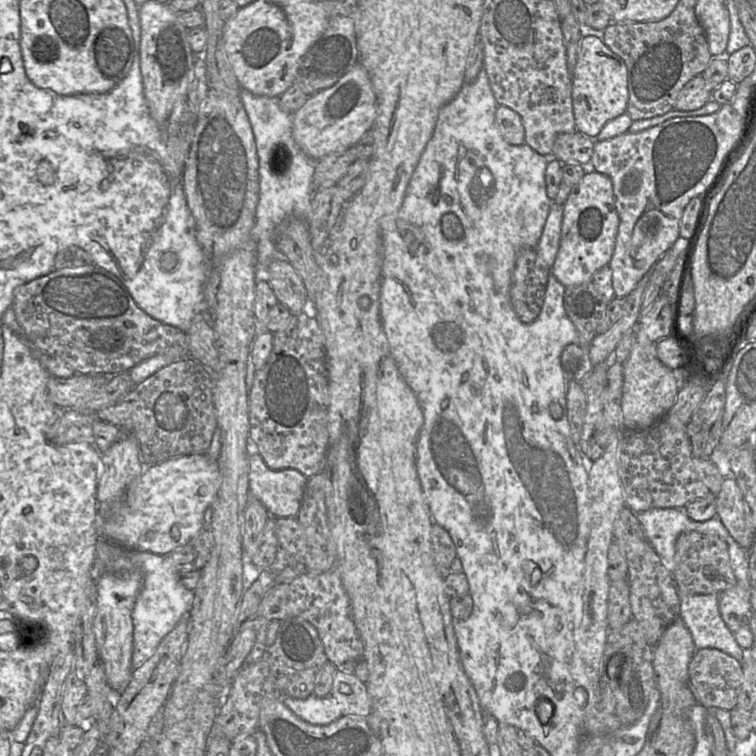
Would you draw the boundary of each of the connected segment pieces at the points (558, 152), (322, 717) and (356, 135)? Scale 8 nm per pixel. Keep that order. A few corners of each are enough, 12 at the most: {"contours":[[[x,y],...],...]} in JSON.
{"contours":[[[578,131],[561,133],[552,158],[566,164],[591,160],[595,139]],[[283,695],[294,714],[313,725],[342,716],[332,695]],[[361,63],[292,114],[312,160],[372,130],[378,101]]]}

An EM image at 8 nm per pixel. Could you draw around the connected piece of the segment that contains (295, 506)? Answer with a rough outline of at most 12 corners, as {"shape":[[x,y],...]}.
{"shape":[[250,454],[250,496],[272,517],[296,518],[308,479]]}

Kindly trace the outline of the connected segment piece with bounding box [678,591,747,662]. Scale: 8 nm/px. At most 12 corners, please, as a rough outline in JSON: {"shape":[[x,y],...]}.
{"shape":[[719,593],[678,594],[680,619],[696,649],[742,662],[720,615]]}

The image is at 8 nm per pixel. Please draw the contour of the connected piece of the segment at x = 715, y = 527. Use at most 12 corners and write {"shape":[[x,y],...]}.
{"shape":[[684,508],[635,513],[646,540],[670,572],[683,532],[731,536],[718,517],[697,522]]}

